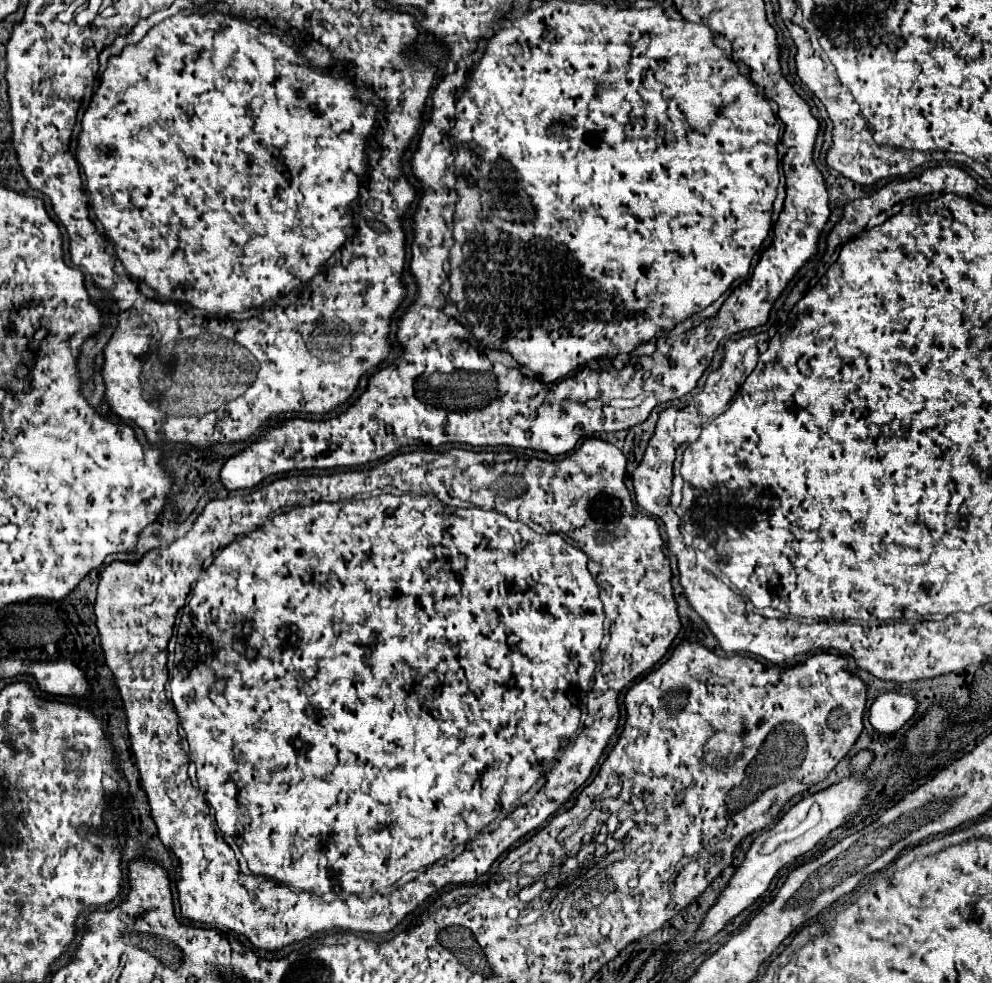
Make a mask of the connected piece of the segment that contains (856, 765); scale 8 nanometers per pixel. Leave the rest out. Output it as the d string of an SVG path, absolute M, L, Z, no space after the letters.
M862 750L862 752L858 752L858 754L852 758L852 770L854 770L854 772L862 772L862 770L866 770L866 768L870 766L870 762L872 762L872 752Z

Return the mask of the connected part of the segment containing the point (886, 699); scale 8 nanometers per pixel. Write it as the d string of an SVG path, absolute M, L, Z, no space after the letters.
M880 694L870 706L870 724L880 732L896 732L916 712L916 698L902 694Z

